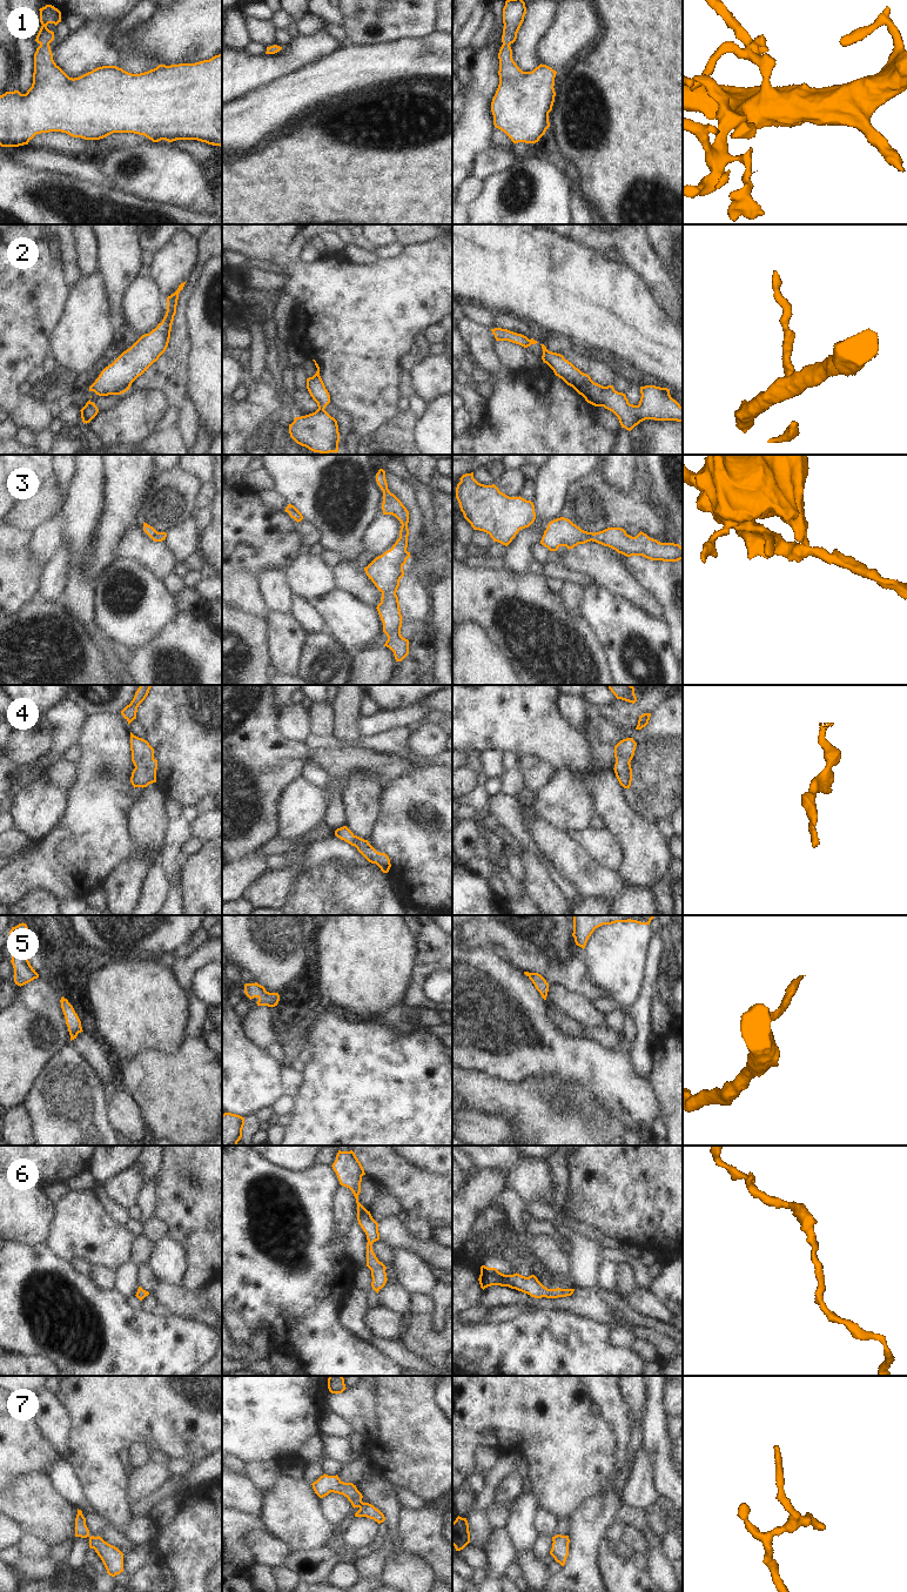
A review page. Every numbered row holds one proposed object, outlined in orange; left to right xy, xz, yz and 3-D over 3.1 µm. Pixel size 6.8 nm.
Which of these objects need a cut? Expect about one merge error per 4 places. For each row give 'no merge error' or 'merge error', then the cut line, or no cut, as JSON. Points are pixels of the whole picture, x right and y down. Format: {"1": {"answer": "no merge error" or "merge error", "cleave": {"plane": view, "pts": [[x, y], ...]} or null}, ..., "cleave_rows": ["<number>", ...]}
{"1": {"answer": "no merge error", "cleave": null}, "2": {"answer": "no merge error", "cleave": null}, "3": {"answer": "no merge error", "cleave": null}, "4": {"answer": "no merge error", "cleave": null}, "5": {"answer": "no merge error", "cleave": null}, "6": {"answer": "no merge error", "cleave": null}, "7": {"answer": "no merge error", "cleave": null}, "cleave_rows": []}

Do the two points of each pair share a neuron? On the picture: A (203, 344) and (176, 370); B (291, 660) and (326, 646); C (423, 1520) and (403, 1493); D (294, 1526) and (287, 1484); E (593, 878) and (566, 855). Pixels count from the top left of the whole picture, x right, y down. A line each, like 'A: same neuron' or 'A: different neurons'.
A: different neurons
B: different neurons
C: different neurons
D: same neuron
E: same neuron

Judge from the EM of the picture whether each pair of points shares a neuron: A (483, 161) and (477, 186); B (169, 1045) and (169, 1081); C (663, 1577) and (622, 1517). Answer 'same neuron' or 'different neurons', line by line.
A: different neurons
B: different neurons
C: same neuron

